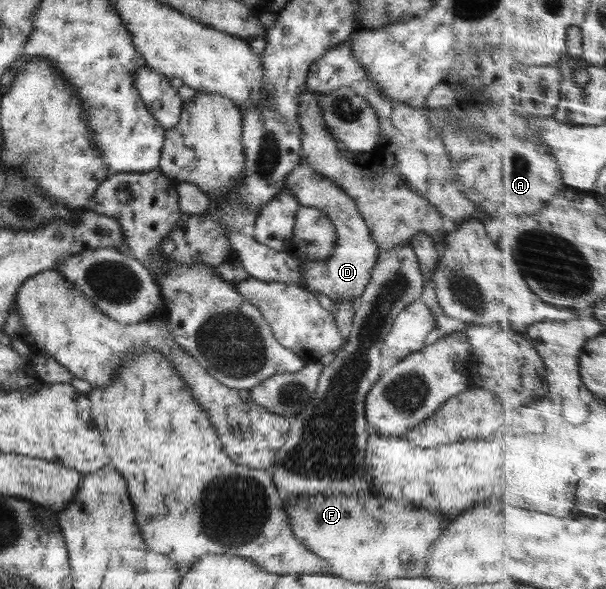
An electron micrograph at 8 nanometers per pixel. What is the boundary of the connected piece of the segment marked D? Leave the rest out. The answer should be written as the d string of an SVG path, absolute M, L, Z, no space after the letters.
M304 162L296 165L286 175L283 188L287 189L299 205L319 209L327 215L335 229L336 241L328 260L298 261L302 288L315 296L328 297L330 301L351 301L354 303L370 278L377 258L377 247L372 241L369 229L358 213L354 202L336 184L310 169Z

